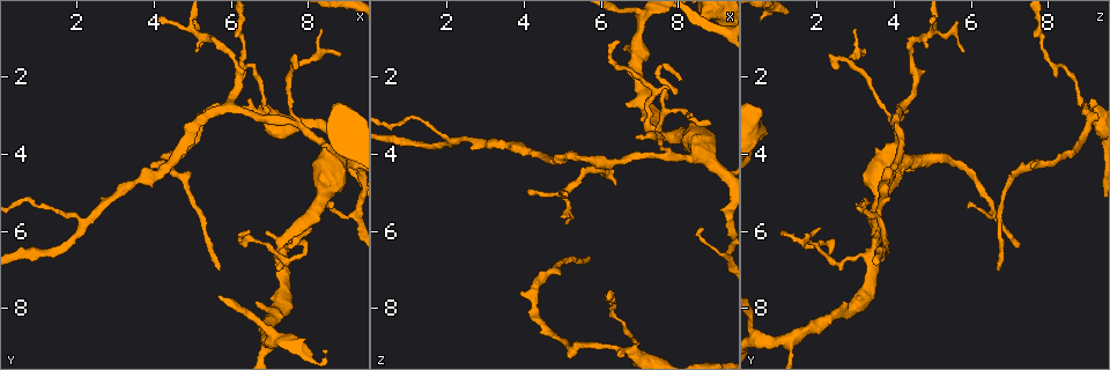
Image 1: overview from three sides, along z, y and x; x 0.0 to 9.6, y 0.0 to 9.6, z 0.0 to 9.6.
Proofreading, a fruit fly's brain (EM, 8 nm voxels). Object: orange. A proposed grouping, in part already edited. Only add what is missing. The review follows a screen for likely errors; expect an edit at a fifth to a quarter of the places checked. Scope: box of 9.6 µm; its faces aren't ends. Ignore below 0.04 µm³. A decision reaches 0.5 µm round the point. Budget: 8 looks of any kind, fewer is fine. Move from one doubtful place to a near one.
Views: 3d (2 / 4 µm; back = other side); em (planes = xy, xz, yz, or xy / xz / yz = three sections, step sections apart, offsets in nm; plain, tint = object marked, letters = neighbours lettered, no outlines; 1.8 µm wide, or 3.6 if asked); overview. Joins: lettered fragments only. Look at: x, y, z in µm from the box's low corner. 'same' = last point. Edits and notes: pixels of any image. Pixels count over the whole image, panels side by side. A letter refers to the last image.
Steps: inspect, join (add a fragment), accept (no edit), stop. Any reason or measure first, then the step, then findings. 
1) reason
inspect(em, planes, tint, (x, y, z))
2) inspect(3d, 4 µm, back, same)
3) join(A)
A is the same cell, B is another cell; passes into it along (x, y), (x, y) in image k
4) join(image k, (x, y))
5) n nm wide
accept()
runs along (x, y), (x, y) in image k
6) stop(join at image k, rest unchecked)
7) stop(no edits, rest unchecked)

free end
inspect(3d, 2 µm, (5.65, 7.05, 6.65))

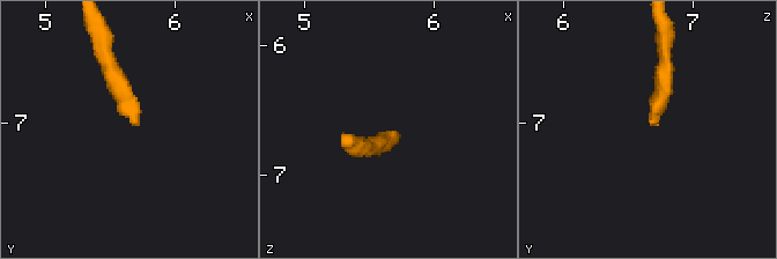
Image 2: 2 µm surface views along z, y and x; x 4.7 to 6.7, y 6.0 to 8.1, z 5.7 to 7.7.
need the tissue
inspect(em, 3.6 µm, yz, step 8, letters, (5.70, 7.04, 6.70))

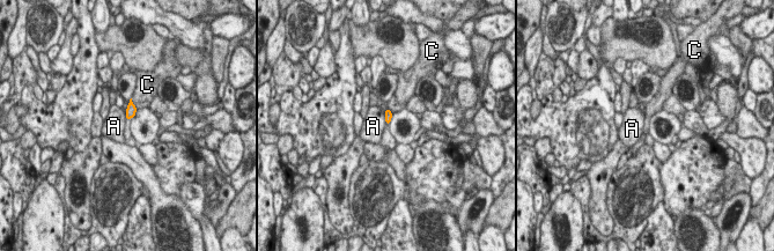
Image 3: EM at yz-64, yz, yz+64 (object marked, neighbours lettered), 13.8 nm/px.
another direction
inspect(em, 3.6 µm, planes, letters, same)

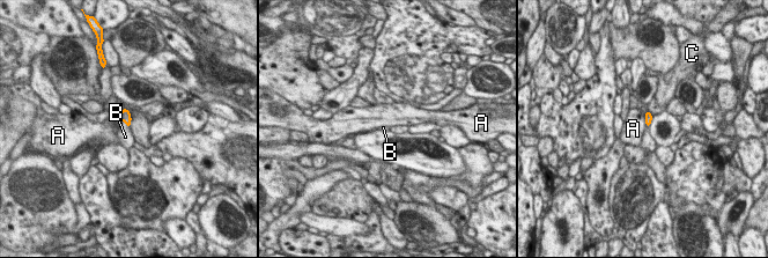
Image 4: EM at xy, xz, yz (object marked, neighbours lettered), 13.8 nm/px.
C touches over 280 nm
join(B)
B is the same cell, A and C are other cells; passes into it along (125, 116), (125, 122), (125, 137) in image 4; it goes on there

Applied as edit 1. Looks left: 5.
three arms meet
inspect(em, planes, plain, (7.30, 6.60, 3.40))

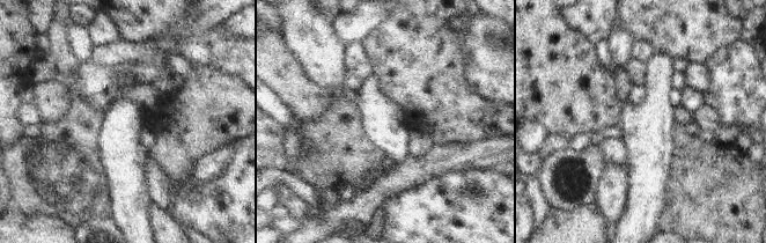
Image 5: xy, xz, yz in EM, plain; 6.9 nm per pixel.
inspect(em, planes, tint, same)

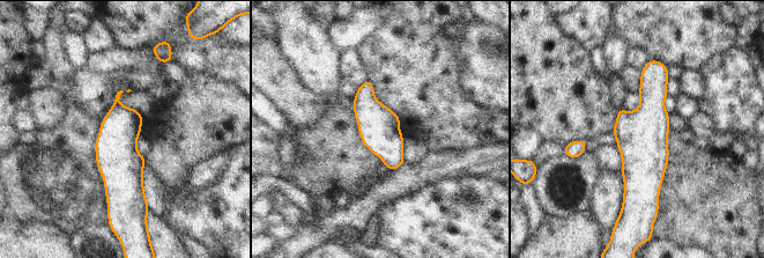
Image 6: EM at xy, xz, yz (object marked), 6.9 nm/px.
inspect(em, planes, letters, same)

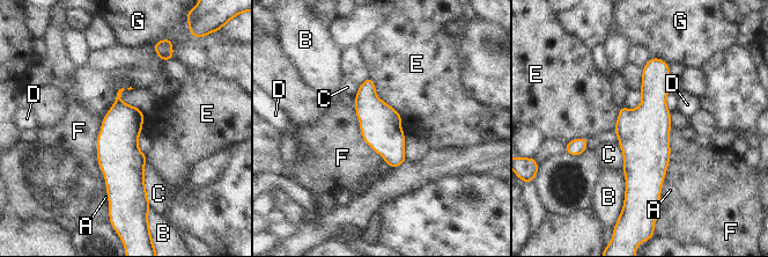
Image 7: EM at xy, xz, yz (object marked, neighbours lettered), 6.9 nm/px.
accept()
A, B, C, D, E, F and G are other cells; runs along (655, 60), (644, 178), (635, 197) in image 7; none of them fits

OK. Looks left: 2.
free end
inspect(em, xz, step 4, tint, (8.30, 0.70, 3.00))

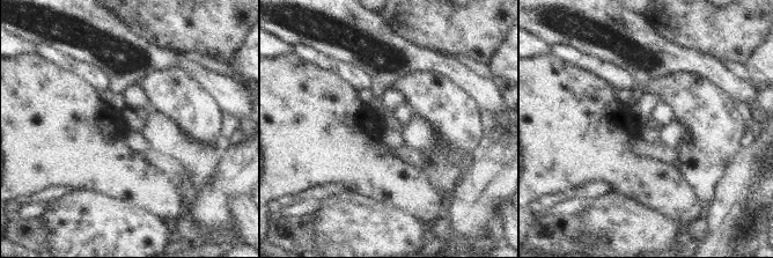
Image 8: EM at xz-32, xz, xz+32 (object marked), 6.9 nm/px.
cut it another way
inspect(em, planes, letters, same)

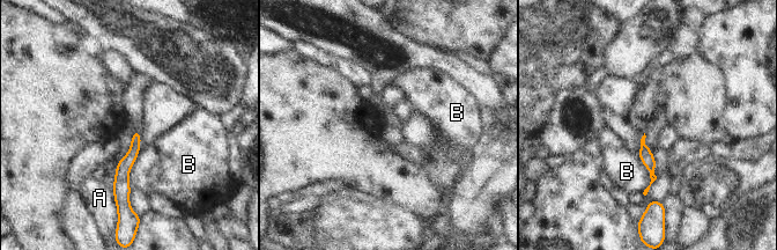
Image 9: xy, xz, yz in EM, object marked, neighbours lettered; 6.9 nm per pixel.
B touches over 300 nm
accept()
A and B are other cells; no lettered fragment goes on from it

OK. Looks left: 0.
stop(join at image 4, rest unchecked)

